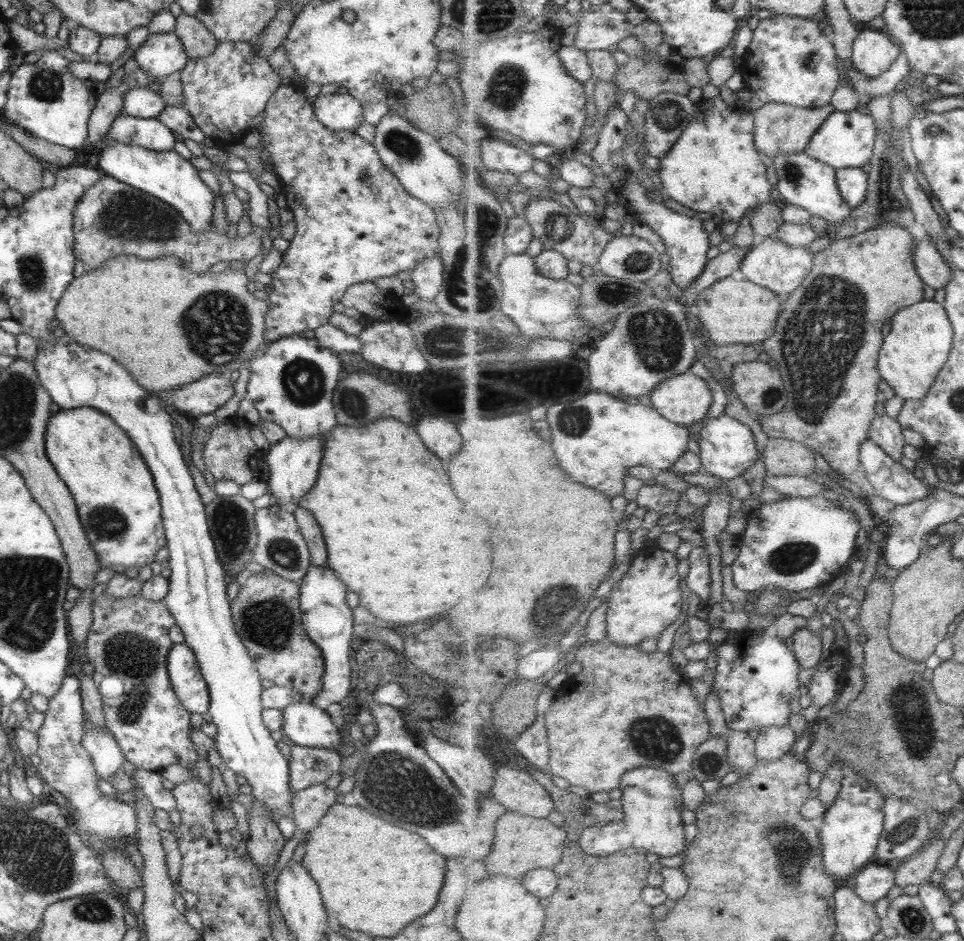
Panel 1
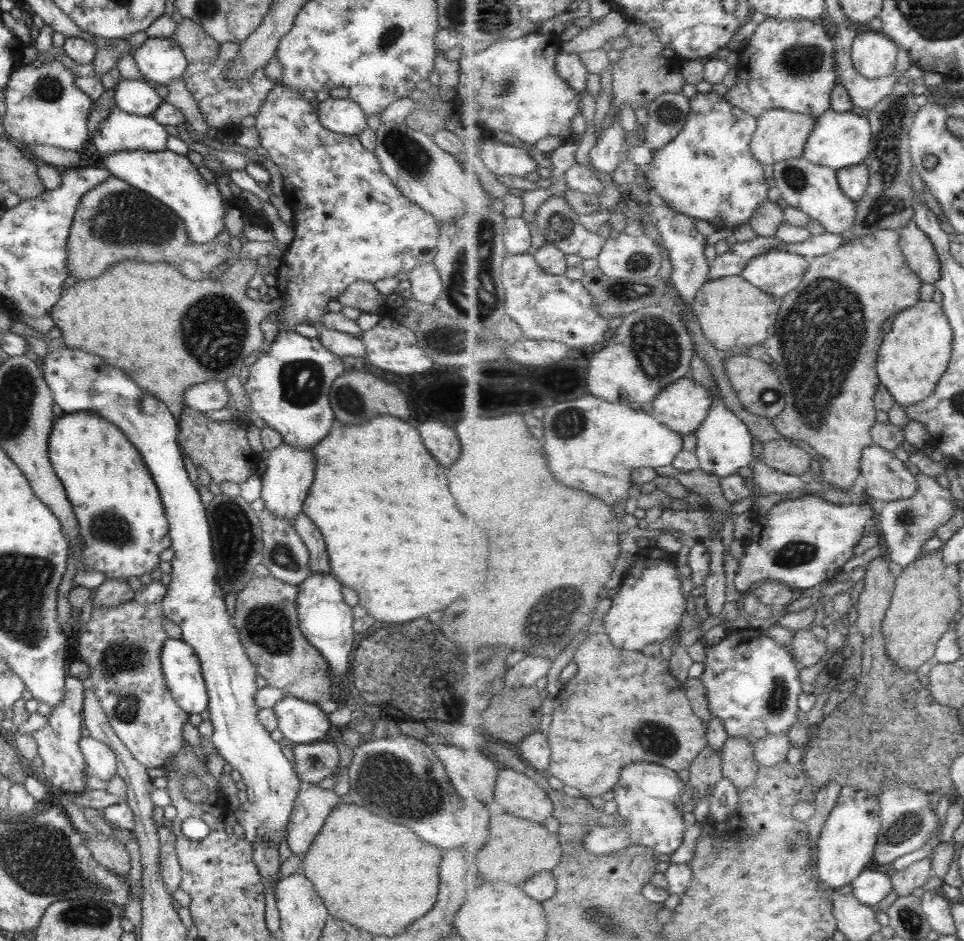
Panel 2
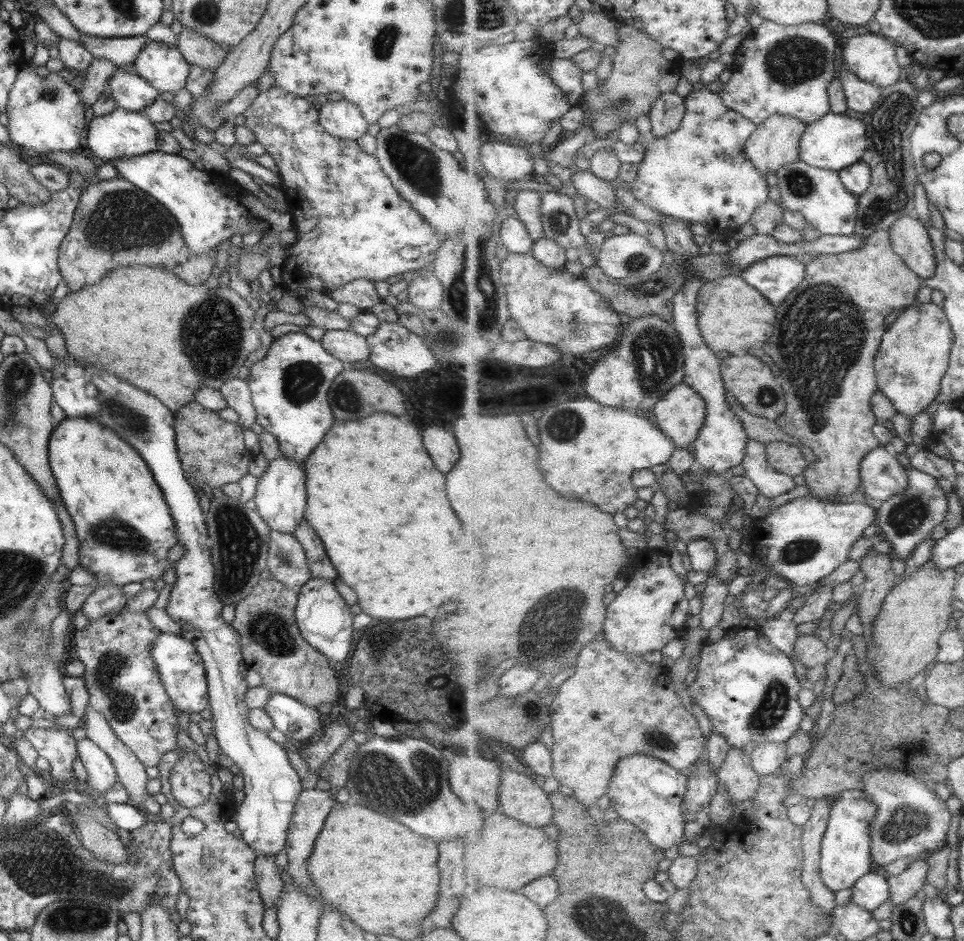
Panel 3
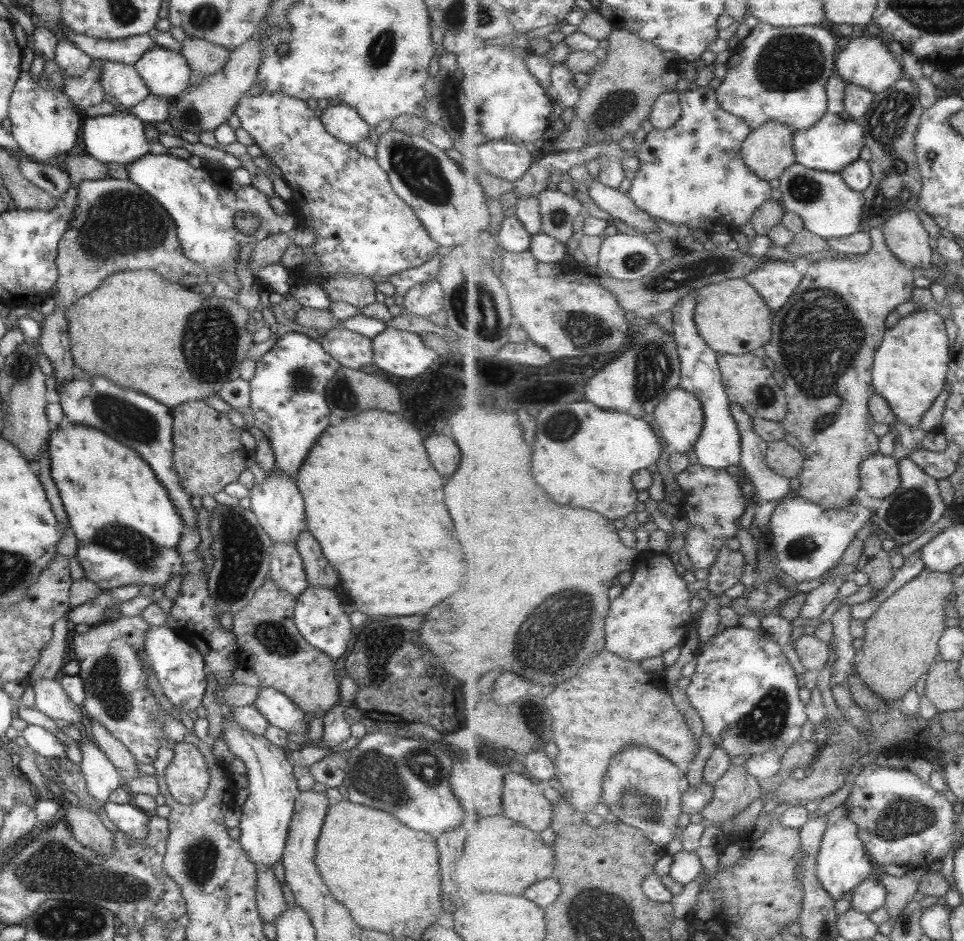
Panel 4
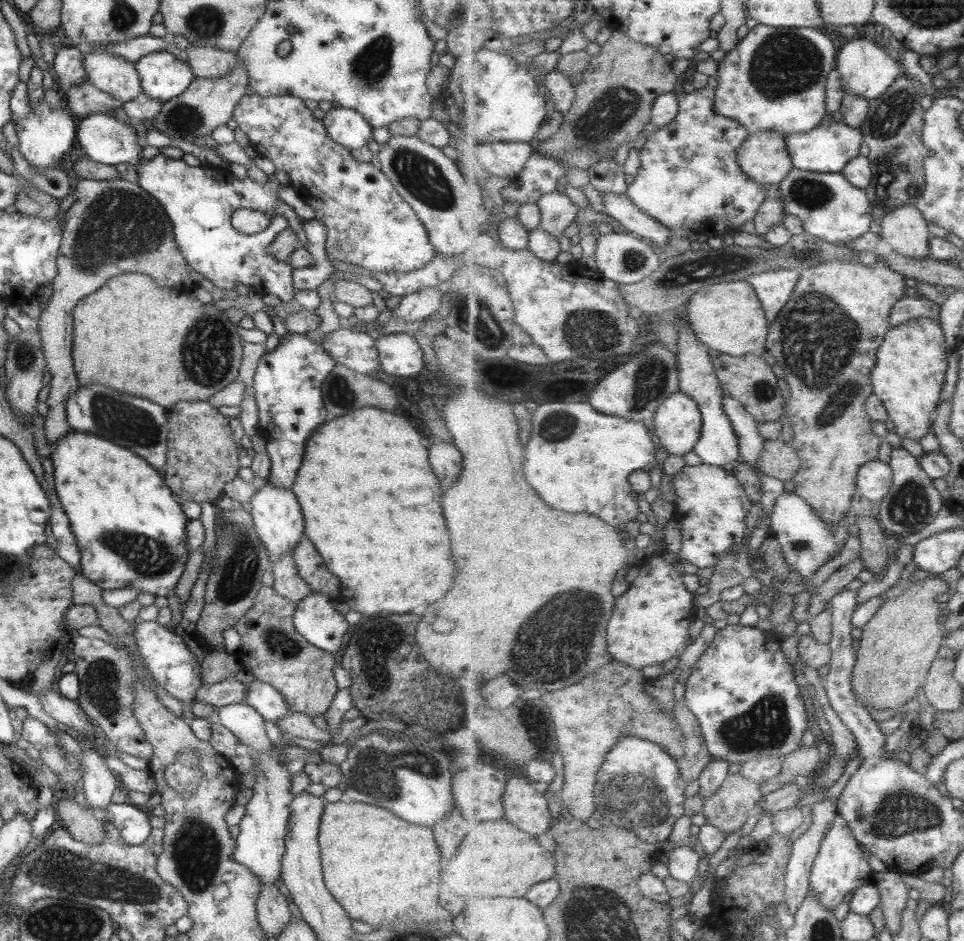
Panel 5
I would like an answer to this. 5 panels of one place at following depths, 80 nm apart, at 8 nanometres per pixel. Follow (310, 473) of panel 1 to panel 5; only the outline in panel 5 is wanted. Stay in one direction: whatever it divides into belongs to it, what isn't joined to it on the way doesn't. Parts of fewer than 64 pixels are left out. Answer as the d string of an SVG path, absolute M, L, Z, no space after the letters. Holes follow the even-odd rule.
M266 483L253 493L249 504L251 504L252 532L257 535L259 543L272 562L290 552L299 543L303 536L303 519L295 502L295 496L291 494L289 488L277 488Z

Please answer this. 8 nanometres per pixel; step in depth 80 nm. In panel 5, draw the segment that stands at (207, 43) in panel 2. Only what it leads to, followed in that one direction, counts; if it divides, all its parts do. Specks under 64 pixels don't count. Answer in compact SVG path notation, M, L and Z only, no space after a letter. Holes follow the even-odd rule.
M189 44L186 51L186 64L194 78L221 78L235 69L237 57L234 53L221 51L213 46Z

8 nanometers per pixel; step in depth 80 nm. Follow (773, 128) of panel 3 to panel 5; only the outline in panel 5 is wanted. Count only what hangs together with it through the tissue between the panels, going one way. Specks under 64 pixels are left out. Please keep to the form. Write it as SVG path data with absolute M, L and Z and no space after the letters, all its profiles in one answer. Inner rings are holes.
M776 130L750 134L738 151L743 172L761 184L780 184L793 170L788 151L787 135Z

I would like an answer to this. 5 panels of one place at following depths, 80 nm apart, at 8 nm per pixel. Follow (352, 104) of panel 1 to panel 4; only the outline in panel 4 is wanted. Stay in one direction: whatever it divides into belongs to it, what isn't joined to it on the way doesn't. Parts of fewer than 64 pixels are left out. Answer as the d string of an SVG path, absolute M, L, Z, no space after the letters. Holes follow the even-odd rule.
M346 104L328 105L318 117L325 132L343 144L354 145L368 138L370 126Z

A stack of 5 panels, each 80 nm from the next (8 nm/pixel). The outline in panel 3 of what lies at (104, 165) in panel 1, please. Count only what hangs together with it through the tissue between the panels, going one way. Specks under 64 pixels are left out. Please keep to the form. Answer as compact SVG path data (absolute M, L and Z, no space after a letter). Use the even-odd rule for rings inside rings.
M155 150L116 160L113 164L123 180L149 194L173 216L177 221L184 245L193 256L205 256L216 252L217 245L229 240L234 234L254 232L264 237L294 228L290 213L273 212L265 208L256 194L245 189L239 190L239 200L237 196L229 198L227 186L213 184L208 171L195 169L189 160L177 153ZM239 201L244 201L244 204L239 204Z

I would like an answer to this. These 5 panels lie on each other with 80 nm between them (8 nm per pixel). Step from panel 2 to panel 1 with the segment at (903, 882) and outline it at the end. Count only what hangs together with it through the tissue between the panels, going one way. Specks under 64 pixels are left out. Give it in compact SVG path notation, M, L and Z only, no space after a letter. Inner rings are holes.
M940 836L913 858L904 860L896 870L896 884L905 888L909 885L921 886L930 882L931 874L938 868L939 857L945 850L946 842Z

